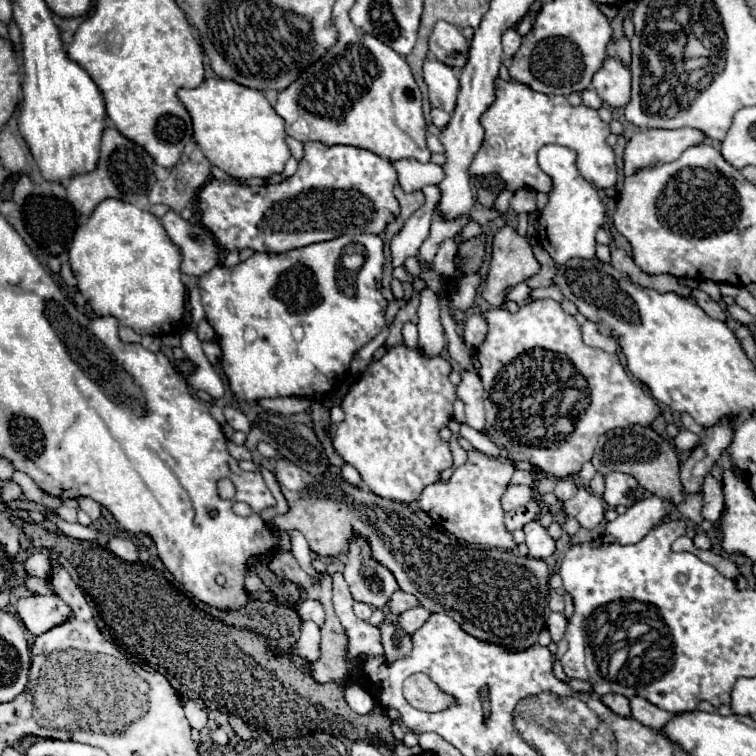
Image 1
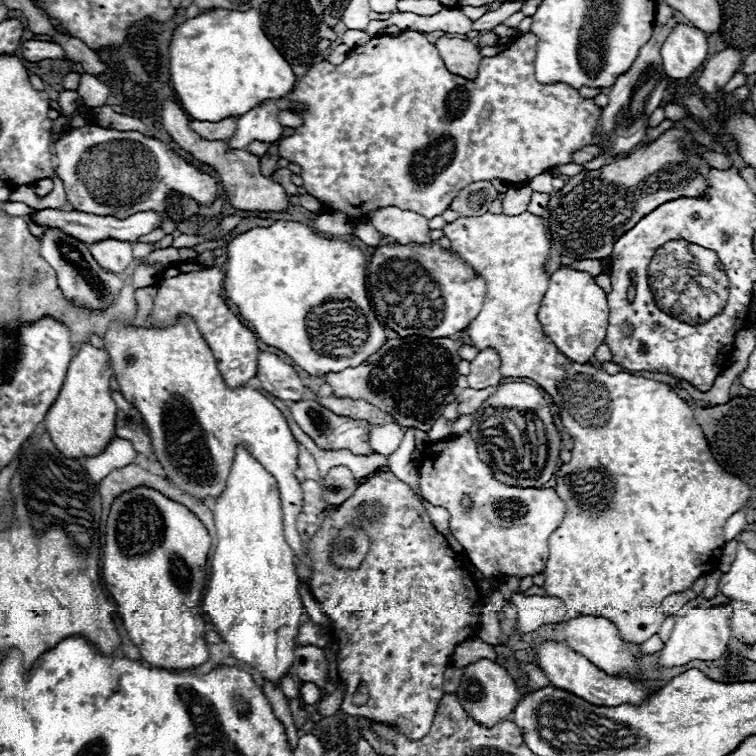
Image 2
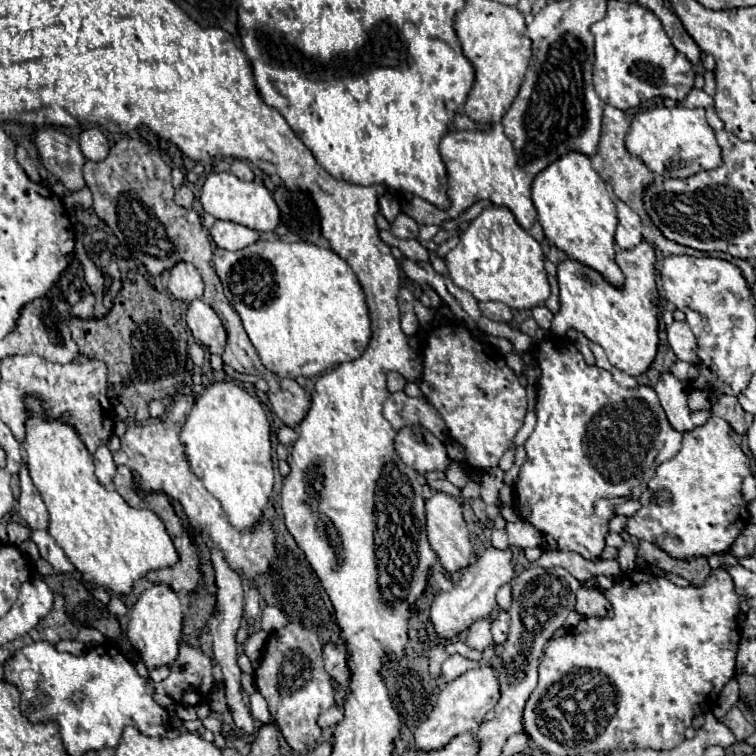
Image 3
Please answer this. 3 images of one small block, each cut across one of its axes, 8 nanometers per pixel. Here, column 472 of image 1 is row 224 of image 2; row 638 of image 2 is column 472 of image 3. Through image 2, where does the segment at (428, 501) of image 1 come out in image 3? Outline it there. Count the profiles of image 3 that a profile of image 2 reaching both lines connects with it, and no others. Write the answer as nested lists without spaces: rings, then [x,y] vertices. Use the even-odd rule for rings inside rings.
[[[480,618],[466,630],[466,644],[468,646],[472,646],[476,650],[484,650],[490,646],[490,642],[492,642],[490,618]]]

